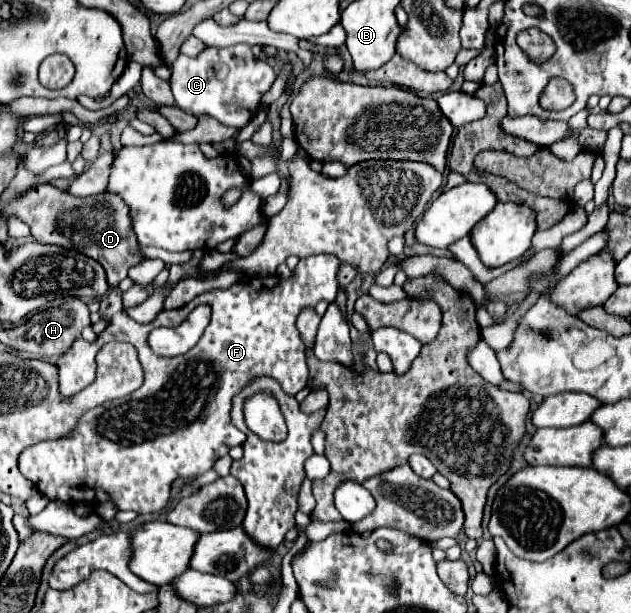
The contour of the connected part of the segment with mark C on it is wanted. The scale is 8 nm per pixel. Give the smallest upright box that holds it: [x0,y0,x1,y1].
[170,44,276,128]

